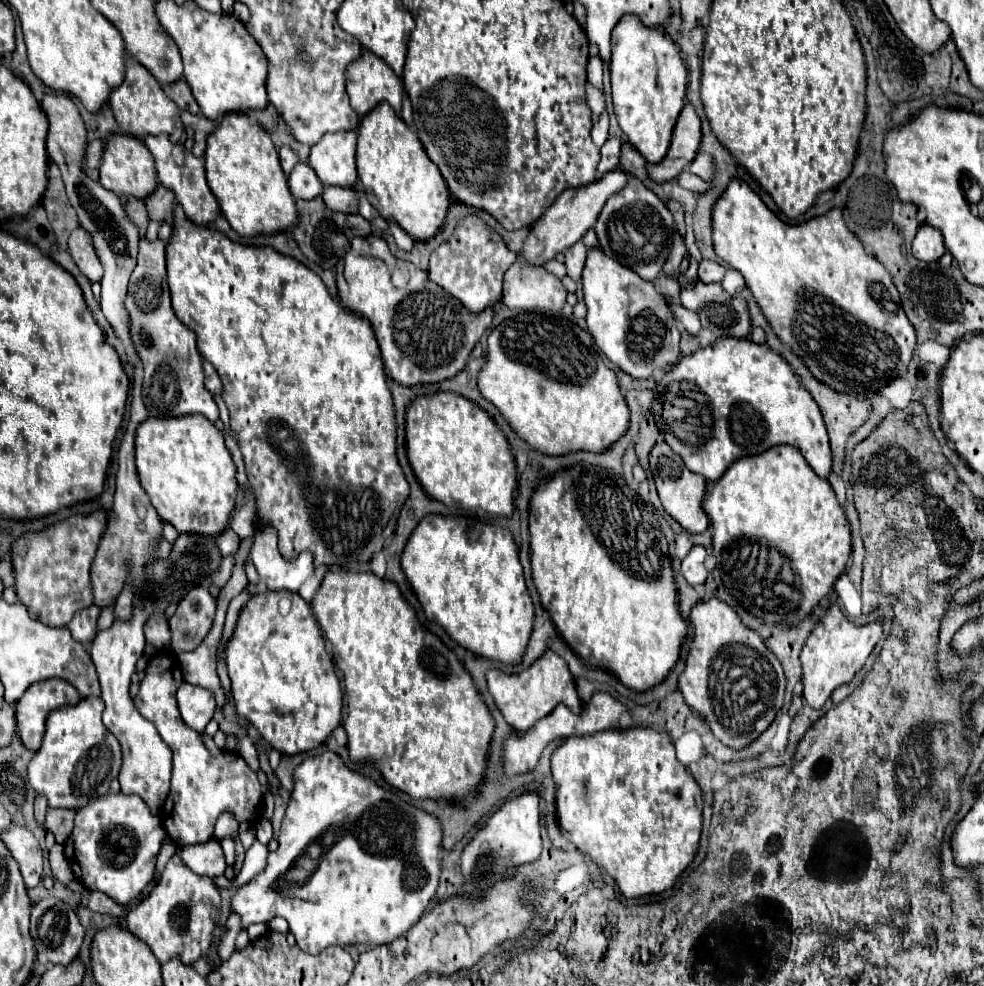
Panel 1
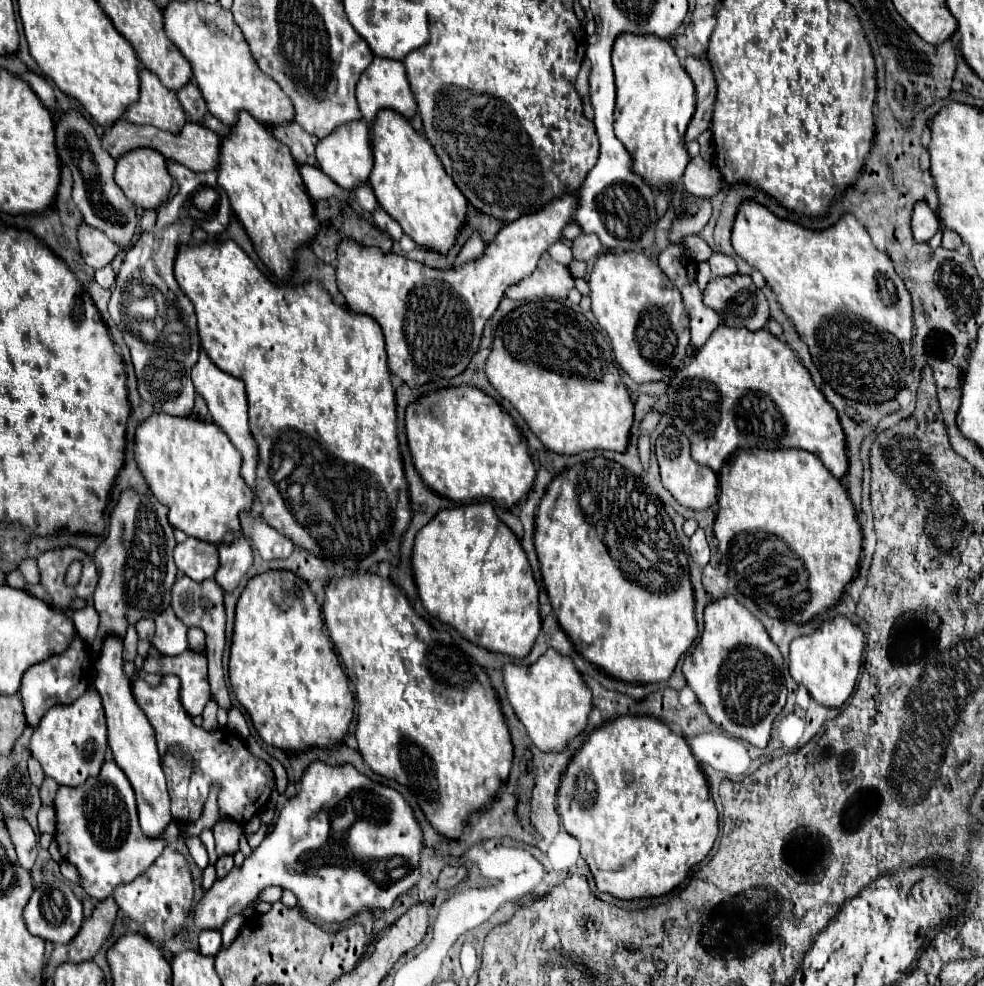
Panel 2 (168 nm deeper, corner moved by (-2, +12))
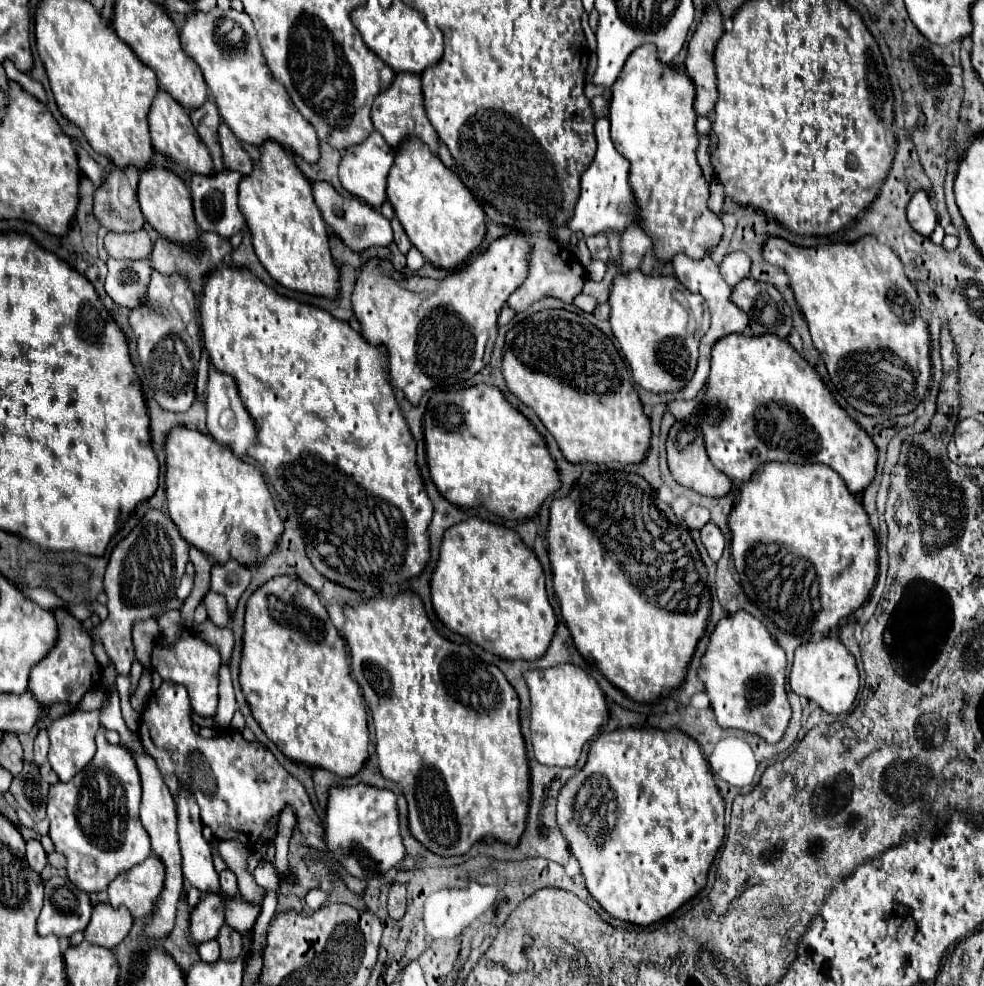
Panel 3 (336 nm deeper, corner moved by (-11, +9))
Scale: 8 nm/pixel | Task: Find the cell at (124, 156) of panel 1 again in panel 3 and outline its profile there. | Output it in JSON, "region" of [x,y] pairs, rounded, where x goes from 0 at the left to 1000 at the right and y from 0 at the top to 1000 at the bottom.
{"region":[[[151,167],[149,171],[143,171],[143,175],[141,175],[139,198],[141,198],[141,208],[143,208],[147,222],[162,238],[166,238],[168,242],[178,244],[178,246],[196,248],[196,251],[202,248],[200,246],[202,238],[200,238],[200,230],[198,230],[196,214],[194,214],[194,196],[182,177],[178,177],[170,169]]]}

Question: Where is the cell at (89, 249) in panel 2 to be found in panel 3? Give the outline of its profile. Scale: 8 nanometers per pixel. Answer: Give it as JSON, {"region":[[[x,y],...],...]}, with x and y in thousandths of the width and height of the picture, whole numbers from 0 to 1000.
{"region":[[[147,232],[137,236],[109,236],[107,255],[115,263],[147,263],[151,261],[155,246]]]}

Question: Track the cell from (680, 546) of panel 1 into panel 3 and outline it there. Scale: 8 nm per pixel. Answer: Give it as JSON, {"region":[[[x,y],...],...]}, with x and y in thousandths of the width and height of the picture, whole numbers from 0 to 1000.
{"region":[[[702,512],[702,516],[698,518],[696,526],[698,526],[698,532],[700,532],[702,537],[712,537],[714,532],[718,532],[718,530],[723,528],[721,518],[714,516],[714,514],[708,514],[708,512]]]}

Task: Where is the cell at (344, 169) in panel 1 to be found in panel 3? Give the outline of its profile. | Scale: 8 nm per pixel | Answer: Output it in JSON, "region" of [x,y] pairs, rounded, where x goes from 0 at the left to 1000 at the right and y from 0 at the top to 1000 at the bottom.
{"region":[[[379,133],[371,143],[351,151],[345,163],[345,182],[347,182],[347,188],[357,198],[361,198],[363,202],[367,202],[377,210],[385,210],[391,204],[391,186],[393,186],[397,167],[399,167],[399,151],[383,133]]]}

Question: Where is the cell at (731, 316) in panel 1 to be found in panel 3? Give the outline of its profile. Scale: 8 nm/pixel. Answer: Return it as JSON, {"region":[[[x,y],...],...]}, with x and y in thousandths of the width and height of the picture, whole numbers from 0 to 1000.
{"region":[[[759,281],[745,291],[743,305],[761,317],[761,334],[765,340],[786,338],[800,344],[804,336],[804,313],[788,291]]]}

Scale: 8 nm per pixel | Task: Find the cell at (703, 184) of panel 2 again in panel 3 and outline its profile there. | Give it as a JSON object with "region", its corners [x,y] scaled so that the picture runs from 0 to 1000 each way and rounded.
{"region":[[[714,137],[710,139],[710,151],[708,151],[708,163],[716,175],[716,182],[723,186],[727,184],[727,175],[725,175],[725,169],[723,169],[723,159],[721,159],[721,153],[718,153],[718,147],[721,147],[721,139]]]}

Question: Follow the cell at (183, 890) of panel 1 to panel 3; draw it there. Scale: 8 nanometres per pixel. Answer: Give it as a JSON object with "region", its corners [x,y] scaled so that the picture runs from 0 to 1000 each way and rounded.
{"region":[[[153,867],[141,879],[119,887],[111,898],[111,916],[115,920],[127,918],[137,932],[149,930],[155,926],[160,912],[168,900],[168,875]]]}

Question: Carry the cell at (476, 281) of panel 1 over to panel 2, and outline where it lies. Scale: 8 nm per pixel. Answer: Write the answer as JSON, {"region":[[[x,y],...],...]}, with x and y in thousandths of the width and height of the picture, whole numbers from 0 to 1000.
{"region":[[[482,237],[482,239],[472,247],[472,252],[467,254],[467,258],[465,258],[465,262],[463,262],[463,270],[474,268],[474,266],[486,262],[486,260],[492,256],[492,252],[494,252],[494,245],[492,245],[486,237]]]}

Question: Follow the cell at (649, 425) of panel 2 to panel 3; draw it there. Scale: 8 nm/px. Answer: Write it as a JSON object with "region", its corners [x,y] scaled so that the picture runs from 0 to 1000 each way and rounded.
{"region":[[[694,257],[686,259],[682,263],[682,269],[684,269],[684,275],[686,275],[686,281],[690,283],[690,287],[694,287],[702,297],[710,297],[716,307],[721,309],[721,315],[723,315],[723,330],[721,330],[721,336],[714,340],[712,344],[712,350],[710,350],[710,370],[708,370],[708,376],[702,384],[702,388],[694,395],[692,400],[694,405],[701,406],[704,403],[708,403],[708,399],[714,395],[716,386],[718,386],[718,380],[721,380],[721,368],[723,368],[723,352],[729,344],[741,340],[741,338],[755,338],[759,334],[759,319],[755,319],[755,315],[751,315],[751,311],[747,311],[743,307],[743,291],[733,283],[731,279],[731,271],[727,269],[727,265],[723,263],[723,257],[718,257],[716,261],[712,263],[702,263]]]}

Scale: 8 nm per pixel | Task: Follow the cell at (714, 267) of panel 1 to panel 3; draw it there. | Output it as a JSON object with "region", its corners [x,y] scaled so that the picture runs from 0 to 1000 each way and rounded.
{"region":[[[741,257],[731,269],[733,281],[737,283],[739,289],[747,291],[753,283],[761,281],[761,263],[755,257]]]}

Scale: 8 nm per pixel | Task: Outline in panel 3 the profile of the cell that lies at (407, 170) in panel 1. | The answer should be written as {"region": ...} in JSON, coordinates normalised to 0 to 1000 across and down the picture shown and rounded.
{"region":[[[414,141],[401,151],[401,163],[393,182],[393,202],[418,246],[442,271],[462,273],[493,240],[493,214],[485,202],[468,186],[466,177],[452,169],[426,141]]]}

